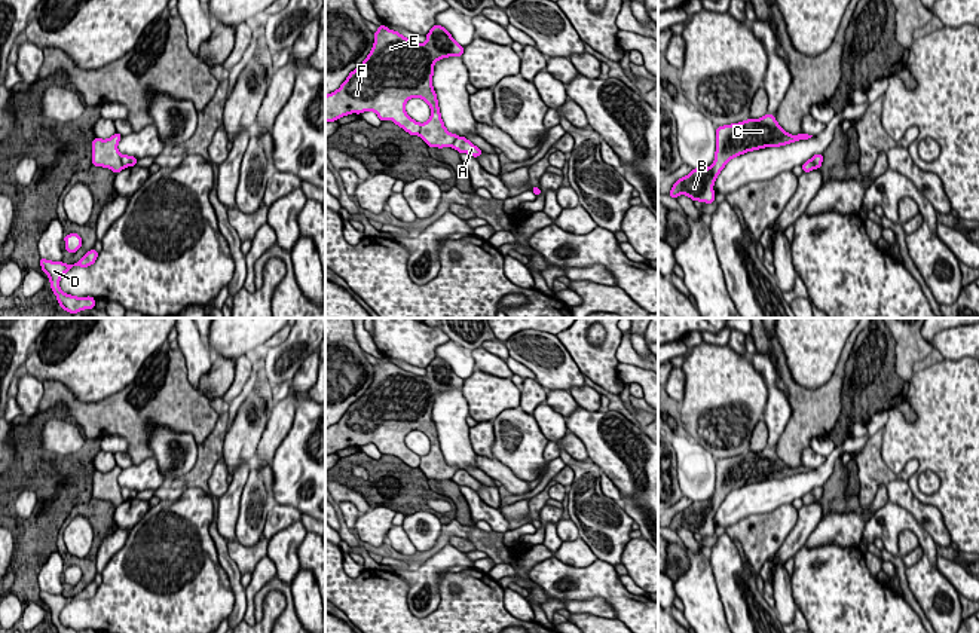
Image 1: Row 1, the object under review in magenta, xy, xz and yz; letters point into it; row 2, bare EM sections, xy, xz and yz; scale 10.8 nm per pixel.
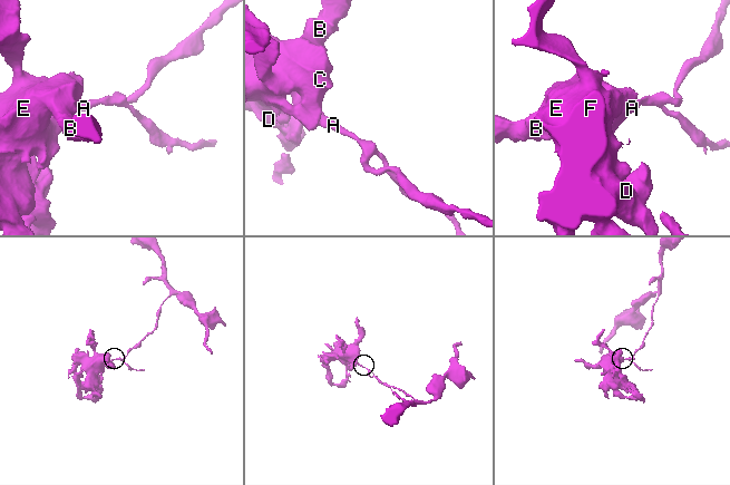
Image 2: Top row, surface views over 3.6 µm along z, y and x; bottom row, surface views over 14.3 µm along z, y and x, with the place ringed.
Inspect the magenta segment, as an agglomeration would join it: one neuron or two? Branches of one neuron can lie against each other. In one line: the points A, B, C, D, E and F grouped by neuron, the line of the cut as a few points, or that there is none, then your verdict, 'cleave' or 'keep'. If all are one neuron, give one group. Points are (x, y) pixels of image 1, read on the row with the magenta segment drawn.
A / B C D E F | xy (121, 155), (124, 167) | cleave

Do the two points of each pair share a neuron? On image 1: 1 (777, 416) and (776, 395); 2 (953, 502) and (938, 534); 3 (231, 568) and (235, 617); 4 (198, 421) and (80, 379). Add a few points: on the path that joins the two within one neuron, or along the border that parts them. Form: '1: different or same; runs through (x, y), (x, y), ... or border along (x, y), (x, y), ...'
1: same; runs through (777, 412), (776, 400)
2: different; border along (917, 500), (932, 504), (941, 513), (953, 541)
3: same; runs through (235, 580), (239, 605)
4: different; border along (141, 367), (121, 390), (100, 400), (83, 403)

